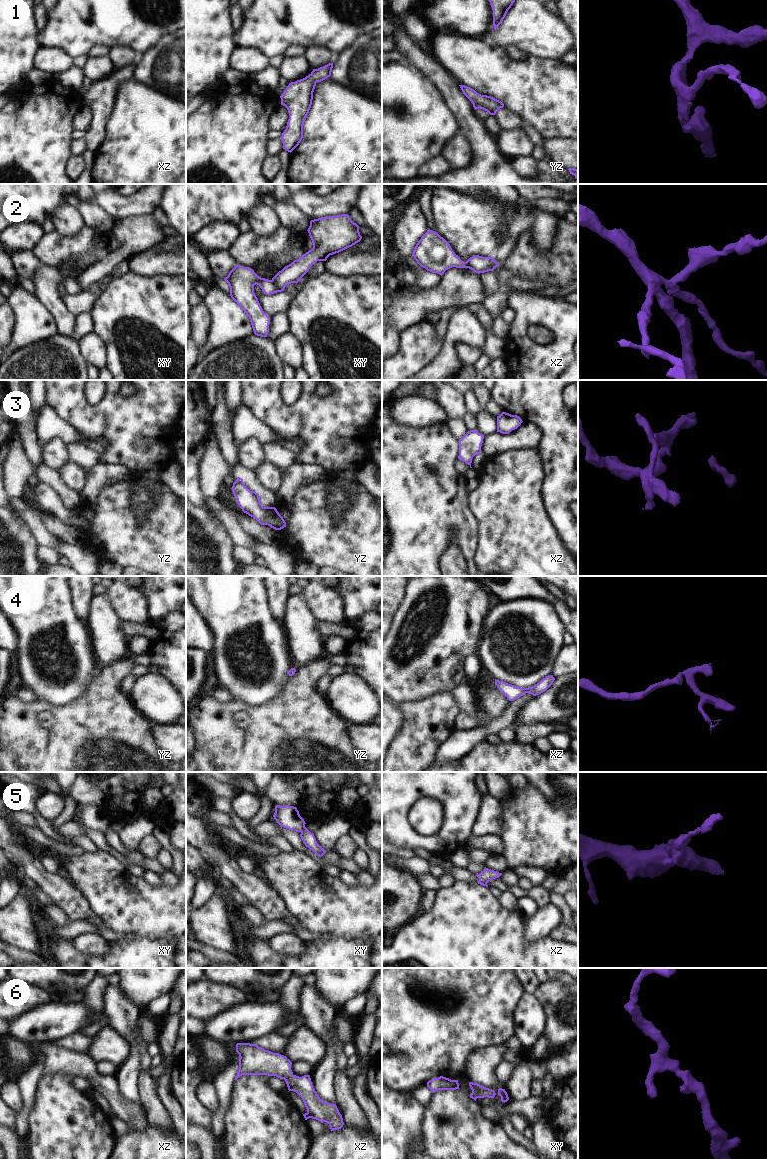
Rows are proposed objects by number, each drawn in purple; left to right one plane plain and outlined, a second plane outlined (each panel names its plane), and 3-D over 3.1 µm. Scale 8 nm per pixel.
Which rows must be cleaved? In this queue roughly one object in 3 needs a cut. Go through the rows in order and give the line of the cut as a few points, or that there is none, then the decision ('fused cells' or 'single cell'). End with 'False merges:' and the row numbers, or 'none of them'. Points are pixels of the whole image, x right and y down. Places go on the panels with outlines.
1: no cut | single cell
2: xy (271, 280), (277, 291) | fused cells
3: no cut | single cell
4: no cut | single cell
5: no cut | single cell
6: no cut | single cell
False merges: 2

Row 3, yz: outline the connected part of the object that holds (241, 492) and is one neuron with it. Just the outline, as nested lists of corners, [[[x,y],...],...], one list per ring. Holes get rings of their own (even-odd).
[[[238,477],[233,483],[232,492],[237,499],[242,511],[256,519],[261,525],[268,525],[275,530],[286,527],[286,522],[275,507],[263,507],[260,496],[255,491],[250,491]]]

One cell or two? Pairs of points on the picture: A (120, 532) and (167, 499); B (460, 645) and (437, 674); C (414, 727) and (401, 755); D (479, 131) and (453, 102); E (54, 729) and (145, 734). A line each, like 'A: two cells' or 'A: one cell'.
A: one cell
B: one cell
C: one cell
D: one cell
E: one cell

